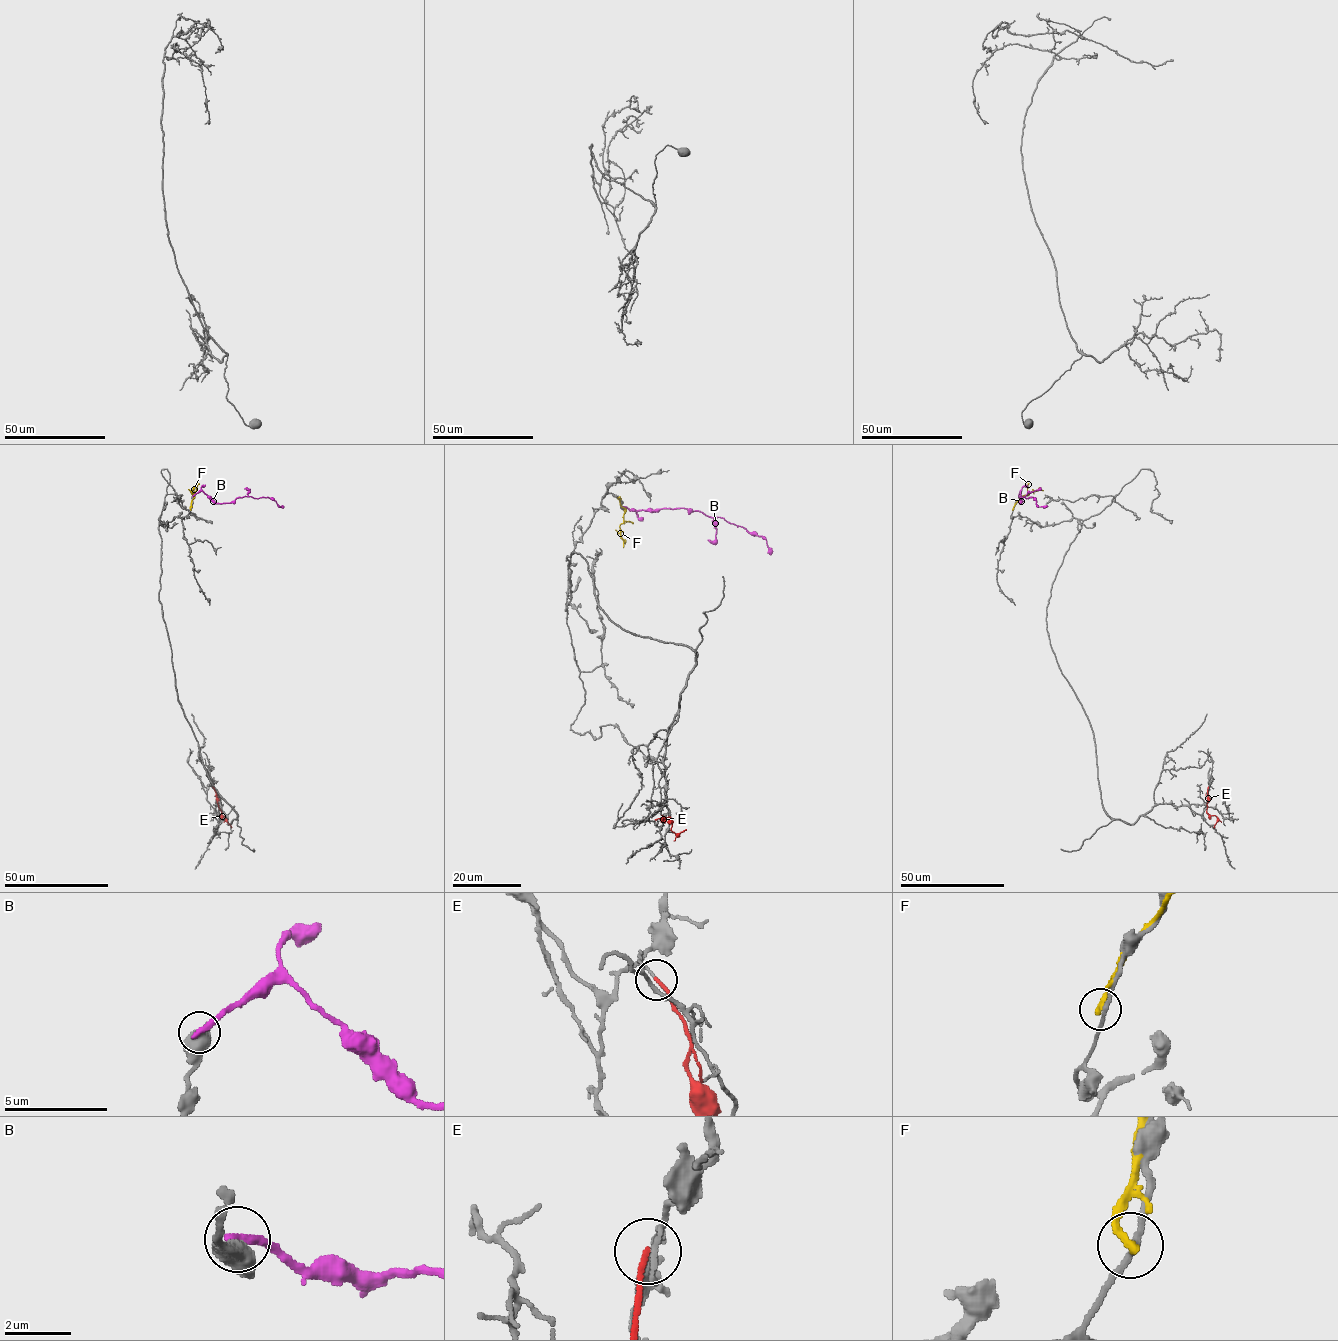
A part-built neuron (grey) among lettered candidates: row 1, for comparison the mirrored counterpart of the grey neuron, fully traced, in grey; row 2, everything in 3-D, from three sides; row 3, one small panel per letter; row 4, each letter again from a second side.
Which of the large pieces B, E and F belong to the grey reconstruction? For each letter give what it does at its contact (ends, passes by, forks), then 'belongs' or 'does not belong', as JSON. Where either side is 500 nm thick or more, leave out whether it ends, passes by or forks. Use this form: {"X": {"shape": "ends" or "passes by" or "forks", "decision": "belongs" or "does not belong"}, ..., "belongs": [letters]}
{"B": {"decision": "does not belong"}, "E": {"shape": "ends", "decision": "does not belong"}, "F": {"shape": "ends", "decision": "does not belong"}, "belongs": []}

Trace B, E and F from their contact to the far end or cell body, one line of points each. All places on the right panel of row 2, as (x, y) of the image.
B: (1018, 496), (1020, 491), (1020, 503), (1021, 497), (1032, 497), (1038, 506), (1047, 506)
E: (1208, 787), (1206, 812), (1217, 818), (1214, 827)
F: (1012, 509), (1022, 496), (1043, 490)

